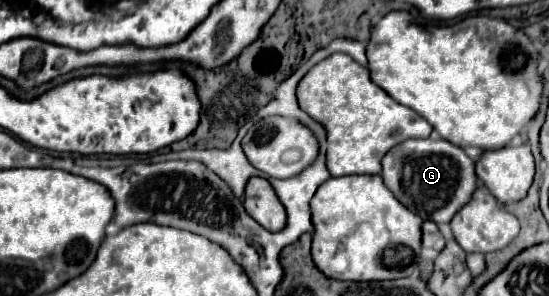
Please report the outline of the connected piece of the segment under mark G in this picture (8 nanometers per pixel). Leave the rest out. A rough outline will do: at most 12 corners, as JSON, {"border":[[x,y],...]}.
{"border":[[442,138],[382,158],[408,210],[448,224],[476,186],[474,162]]}

